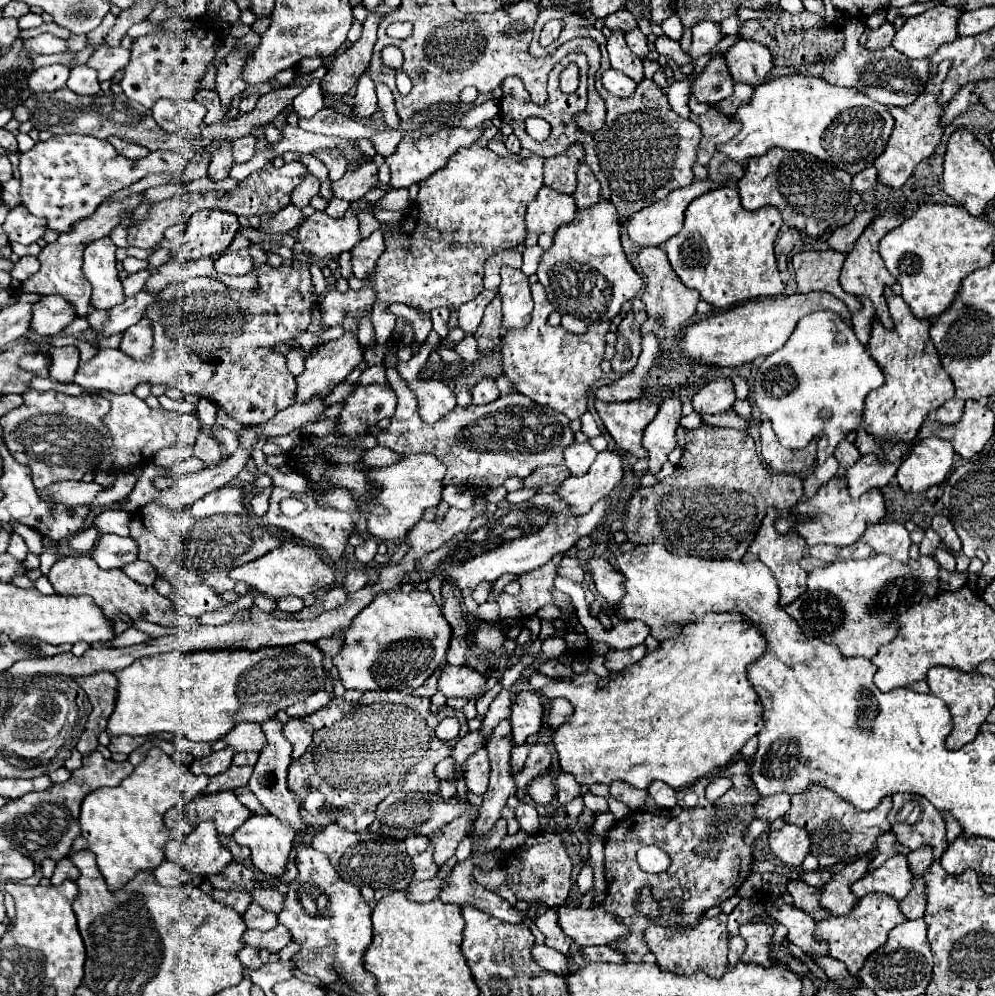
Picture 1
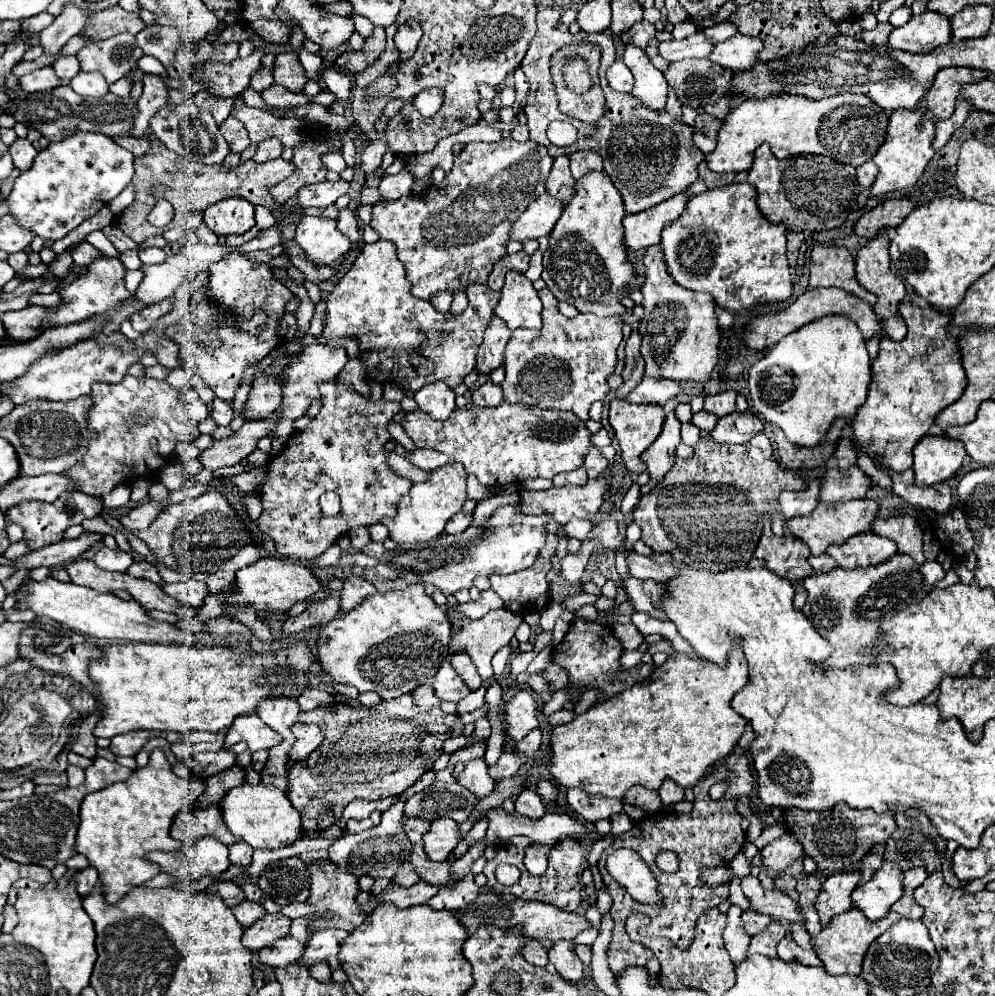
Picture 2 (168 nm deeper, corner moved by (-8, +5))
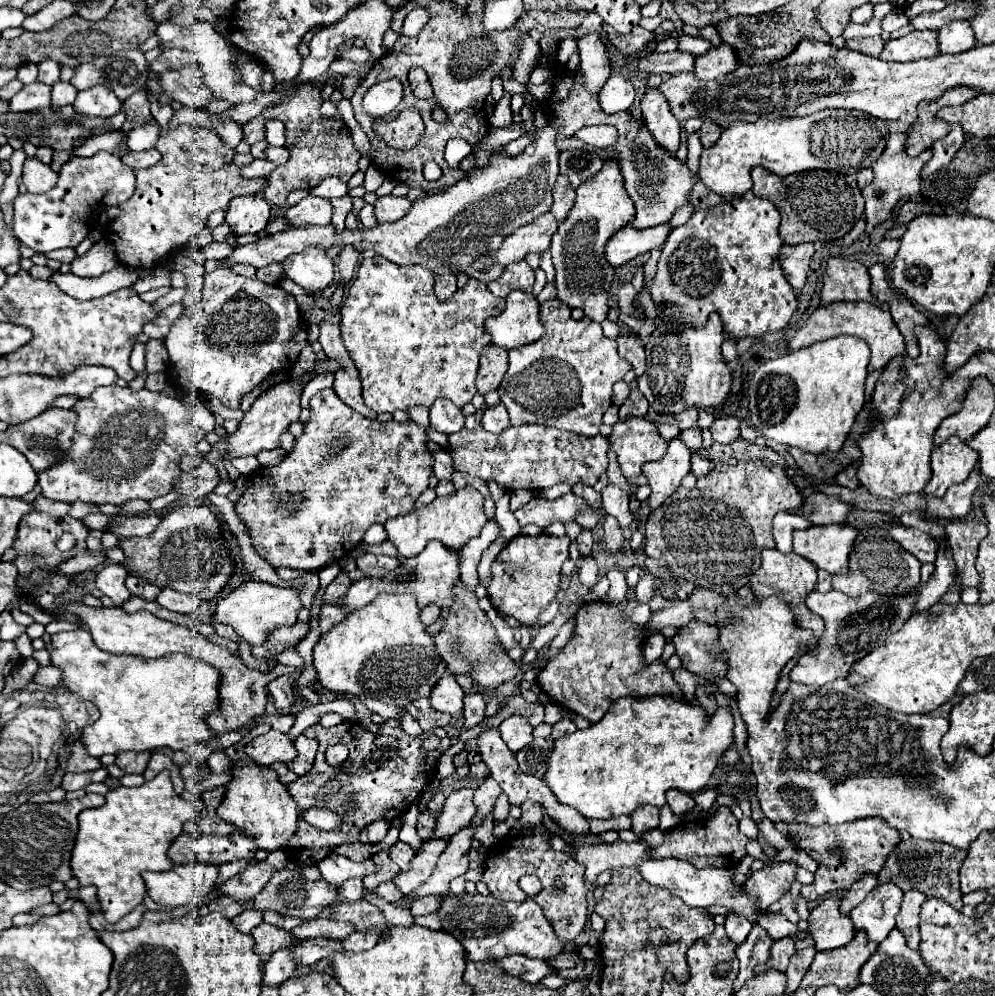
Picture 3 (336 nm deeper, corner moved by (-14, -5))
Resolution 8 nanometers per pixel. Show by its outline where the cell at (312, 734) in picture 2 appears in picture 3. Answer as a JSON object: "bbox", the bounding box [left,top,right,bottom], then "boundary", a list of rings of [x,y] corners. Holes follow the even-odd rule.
{"bbox":[289,736,319,776],"boundary":[[[299,736],[295,740],[295,748],[297,748],[297,758],[293,762],[289,762],[289,770],[293,770],[297,776],[303,776],[311,770],[313,766],[313,760],[315,760],[315,754],[317,754],[317,746],[319,742],[313,740],[313,738],[307,738],[307,736]]]}

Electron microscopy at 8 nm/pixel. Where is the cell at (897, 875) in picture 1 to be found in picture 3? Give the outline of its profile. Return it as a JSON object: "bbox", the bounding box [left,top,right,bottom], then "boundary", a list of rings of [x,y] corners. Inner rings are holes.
{"bbox":[851,884,901,944],"boundary":[[[881,884],[867,894],[867,898],[851,910],[855,930],[865,930],[869,940],[881,944],[895,928],[895,916],[901,908],[901,888],[895,884]]]}

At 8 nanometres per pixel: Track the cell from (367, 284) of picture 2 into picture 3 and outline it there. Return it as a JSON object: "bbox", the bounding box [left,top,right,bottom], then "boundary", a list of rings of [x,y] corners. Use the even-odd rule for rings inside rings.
{"bbox":[341,256,505,414],"boundary":[[[383,256],[365,258],[359,266],[357,278],[351,284],[341,304],[341,338],[349,356],[361,374],[363,400],[377,414],[407,410],[409,406],[431,406],[437,398],[447,398],[459,408],[475,396],[475,376],[483,346],[491,342],[485,332],[485,320],[503,312],[505,299],[493,296],[487,286],[469,278],[465,288],[457,290],[447,302],[439,302],[433,292],[433,274],[421,266],[401,268]]]}

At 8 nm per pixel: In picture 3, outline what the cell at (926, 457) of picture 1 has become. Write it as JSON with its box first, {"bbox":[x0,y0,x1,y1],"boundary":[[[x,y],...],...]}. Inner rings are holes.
{"bbox":[925,436,979,496],"boundary":[[[951,436],[941,446],[937,446],[931,454],[931,470],[933,476],[925,486],[925,494],[943,496],[945,490],[953,484],[965,482],[973,472],[979,456],[971,450],[961,438]]]}

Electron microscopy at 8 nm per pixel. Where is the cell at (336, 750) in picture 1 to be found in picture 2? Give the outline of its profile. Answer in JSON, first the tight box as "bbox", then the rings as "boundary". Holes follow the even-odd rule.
{"bbox":[287,693,464,834],"boundary":[[[411,693],[397,700],[383,700],[375,708],[333,704],[313,712],[301,712],[299,720],[317,724],[325,734],[323,744],[309,758],[305,758],[305,762],[291,764],[287,776],[287,796],[301,814],[303,824],[311,824],[301,826],[305,834],[313,834],[337,824],[343,808],[355,798],[383,800],[403,794],[419,780],[419,776],[433,768],[433,762],[443,753],[445,740],[462,734],[464,729],[457,715],[445,715],[442,722],[450,727],[448,732],[441,735],[425,734],[421,724],[433,722],[435,718],[431,718],[429,712],[419,712]],[[321,806],[333,806],[333,818]]]}

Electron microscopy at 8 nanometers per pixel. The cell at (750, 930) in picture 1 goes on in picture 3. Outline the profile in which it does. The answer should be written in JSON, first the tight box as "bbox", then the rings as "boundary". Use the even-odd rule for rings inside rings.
{"bbox":[755,936,799,974],"boundary":[[[785,936],[785,938],[781,938],[781,940],[775,940],[775,944],[773,944],[773,948],[771,948],[769,960],[767,960],[765,964],[759,964],[759,966],[755,968],[755,974],[759,974],[763,968],[765,968],[765,970],[775,968],[775,970],[779,970],[779,972],[785,972],[785,968],[787,968],[787,964],[789,964],[789,958],[791,958],[791,954],[795,952],[797,942],[799,942],[799,938],[791,938],[791,936]]]}

